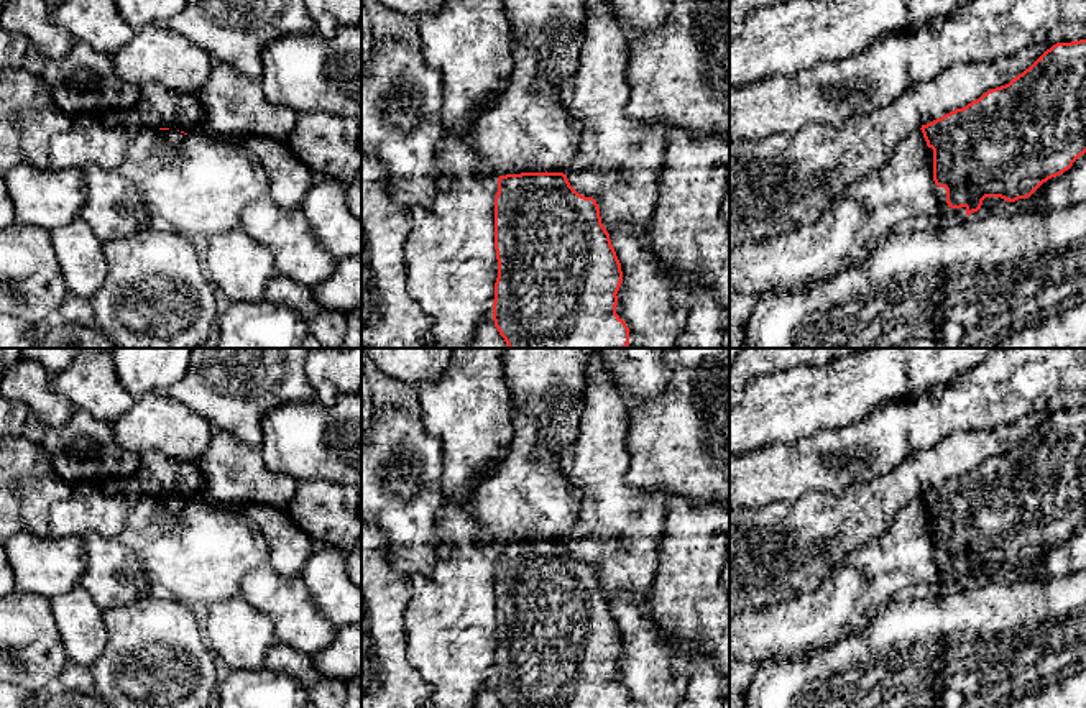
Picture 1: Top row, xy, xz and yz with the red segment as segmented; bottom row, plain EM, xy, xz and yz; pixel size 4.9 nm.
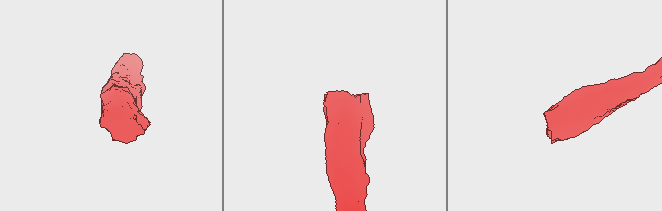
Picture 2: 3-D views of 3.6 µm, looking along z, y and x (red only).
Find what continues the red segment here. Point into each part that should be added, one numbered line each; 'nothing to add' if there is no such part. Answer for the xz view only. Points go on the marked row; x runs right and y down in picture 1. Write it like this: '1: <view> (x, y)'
1: xz (516, 170)

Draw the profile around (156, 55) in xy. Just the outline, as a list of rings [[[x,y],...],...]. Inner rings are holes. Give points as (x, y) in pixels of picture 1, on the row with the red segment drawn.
[[[166,25],[145,26],[113,54],[115,74],[138,87],[163,84],[197,92],[209,80],[212,56]]]

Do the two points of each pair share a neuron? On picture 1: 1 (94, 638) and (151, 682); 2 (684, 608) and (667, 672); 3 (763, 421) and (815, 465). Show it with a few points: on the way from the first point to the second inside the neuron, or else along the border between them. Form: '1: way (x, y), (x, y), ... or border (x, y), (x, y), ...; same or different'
1: border (104, 610), (105, 648), (89, 666); different
2: border (653, 616), (659, 631), (676, 649), (689, 657); different
3: border (828, 429), (791, 444), (769, 444), (754, 452); different

